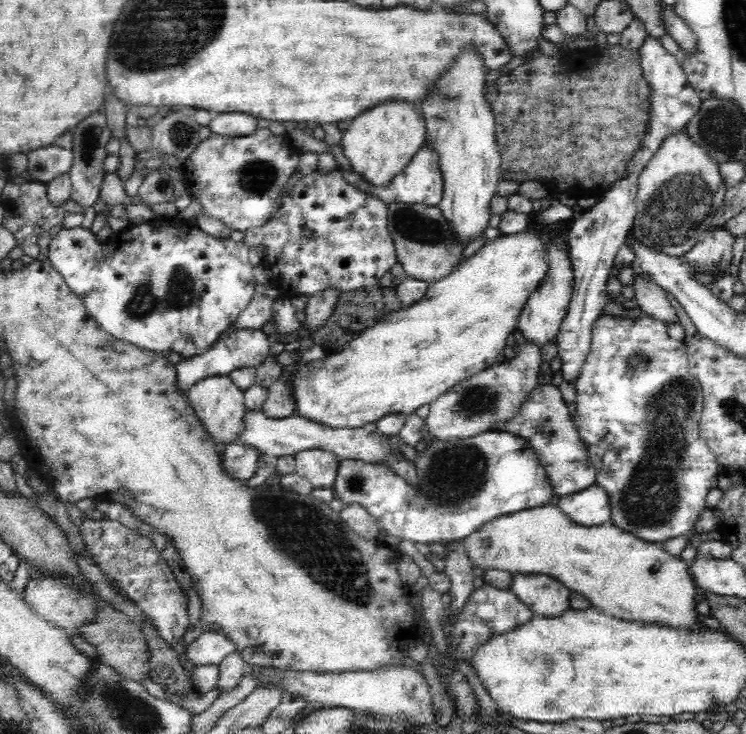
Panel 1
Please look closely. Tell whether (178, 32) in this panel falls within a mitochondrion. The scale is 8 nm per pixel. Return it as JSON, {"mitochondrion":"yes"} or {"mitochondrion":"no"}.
{"mitochondrion":"yes"}

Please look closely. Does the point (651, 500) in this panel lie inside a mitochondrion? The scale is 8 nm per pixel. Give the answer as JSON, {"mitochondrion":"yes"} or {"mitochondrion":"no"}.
{"mitochondrion":"yes"}

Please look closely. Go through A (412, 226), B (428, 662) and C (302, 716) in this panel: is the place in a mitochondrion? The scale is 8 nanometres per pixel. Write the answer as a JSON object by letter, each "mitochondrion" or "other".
{"A":"mitochondrion","B":"other","C":"other"}

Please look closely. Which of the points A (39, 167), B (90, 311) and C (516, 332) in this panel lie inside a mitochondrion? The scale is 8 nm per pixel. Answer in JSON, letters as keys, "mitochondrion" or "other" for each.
{"A":"mitochondrion","B":"other","C":"other"}

